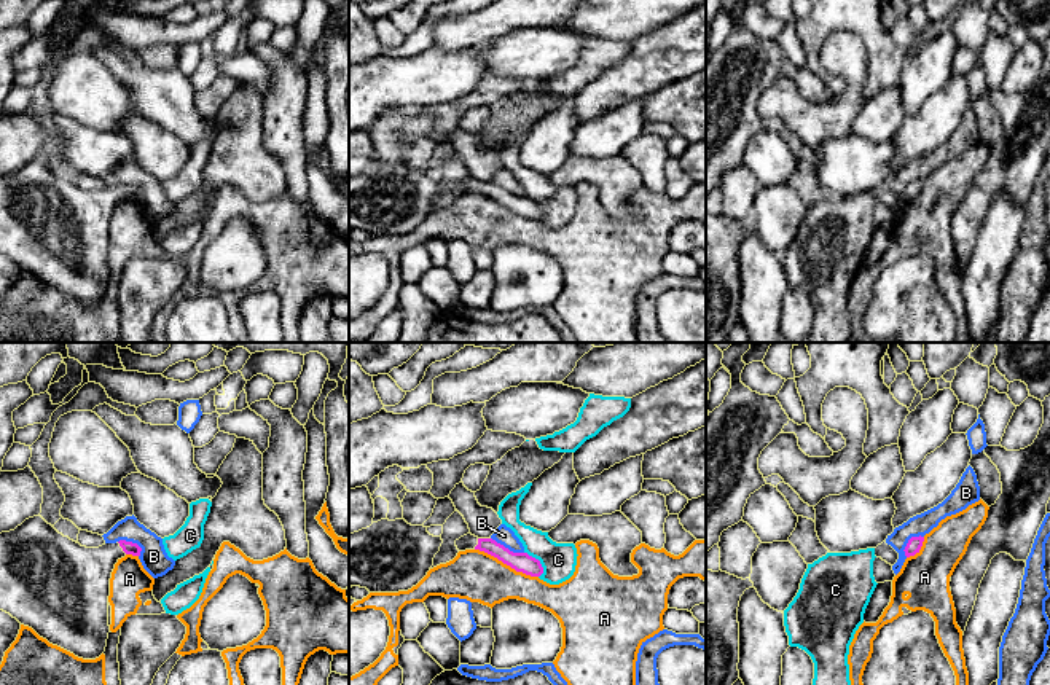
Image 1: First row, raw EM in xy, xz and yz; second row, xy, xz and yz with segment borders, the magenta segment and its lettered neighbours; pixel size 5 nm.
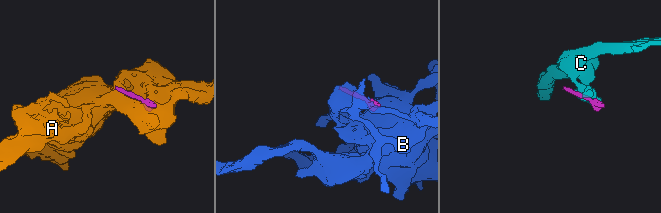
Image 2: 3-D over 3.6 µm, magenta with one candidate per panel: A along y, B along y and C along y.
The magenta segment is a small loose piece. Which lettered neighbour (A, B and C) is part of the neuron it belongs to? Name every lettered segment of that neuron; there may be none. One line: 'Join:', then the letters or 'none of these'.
Join: none of these

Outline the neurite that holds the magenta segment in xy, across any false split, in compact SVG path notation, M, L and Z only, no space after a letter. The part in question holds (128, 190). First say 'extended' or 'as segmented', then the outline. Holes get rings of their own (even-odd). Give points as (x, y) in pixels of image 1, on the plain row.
extended | M41 159L25 162L14 174L0 177L0 253L21 268L32 271L40 280L78 301L96 303L107 290L110 221L115 207L126 198L140 199L137 186L119 183L99 191L86 191L59 177Z

